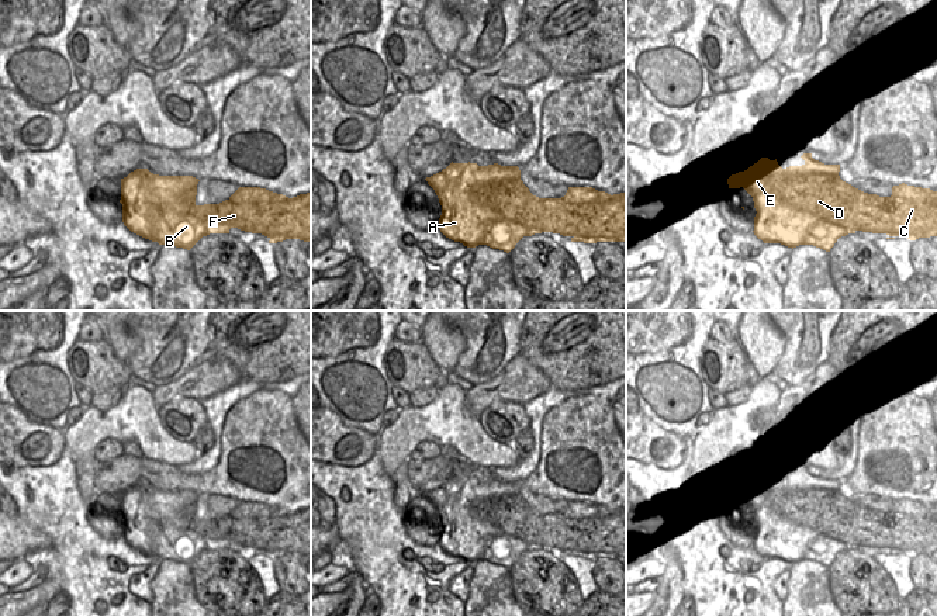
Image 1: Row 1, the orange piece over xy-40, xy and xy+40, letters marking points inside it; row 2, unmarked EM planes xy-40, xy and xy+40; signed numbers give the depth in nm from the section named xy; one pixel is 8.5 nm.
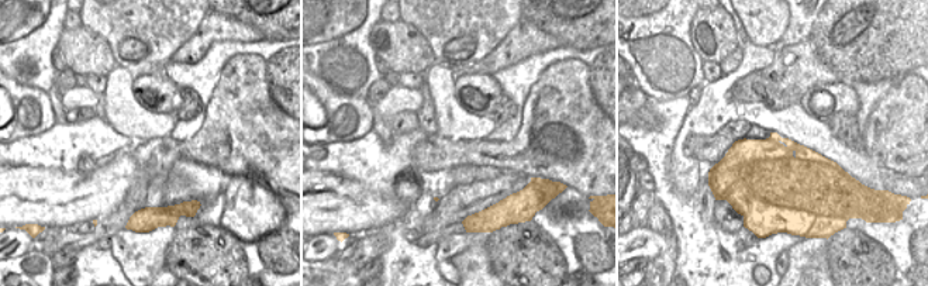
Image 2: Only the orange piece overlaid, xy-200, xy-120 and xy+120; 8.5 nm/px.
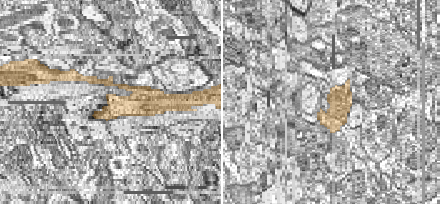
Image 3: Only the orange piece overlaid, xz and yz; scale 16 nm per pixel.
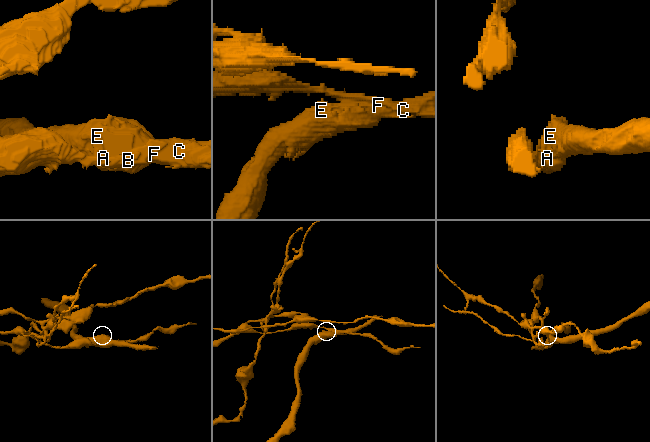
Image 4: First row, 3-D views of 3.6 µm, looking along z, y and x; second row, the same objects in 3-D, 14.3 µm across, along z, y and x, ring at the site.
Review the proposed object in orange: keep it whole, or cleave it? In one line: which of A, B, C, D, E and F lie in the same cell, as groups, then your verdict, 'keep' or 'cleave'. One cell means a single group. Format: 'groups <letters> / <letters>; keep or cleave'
groups A C D E F / B; cleave

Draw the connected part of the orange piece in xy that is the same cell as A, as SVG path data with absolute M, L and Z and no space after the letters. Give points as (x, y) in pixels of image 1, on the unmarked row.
M450 478L442 487L426 492L442 520L440 547L467 563L483 560L490 541L501 532L514 536L519 548L530 546L553 547L570 551L571 557L626 557L626 508L613 509L599 518L567 518L563 513L539 513L521 495L518 481L498 478Z

